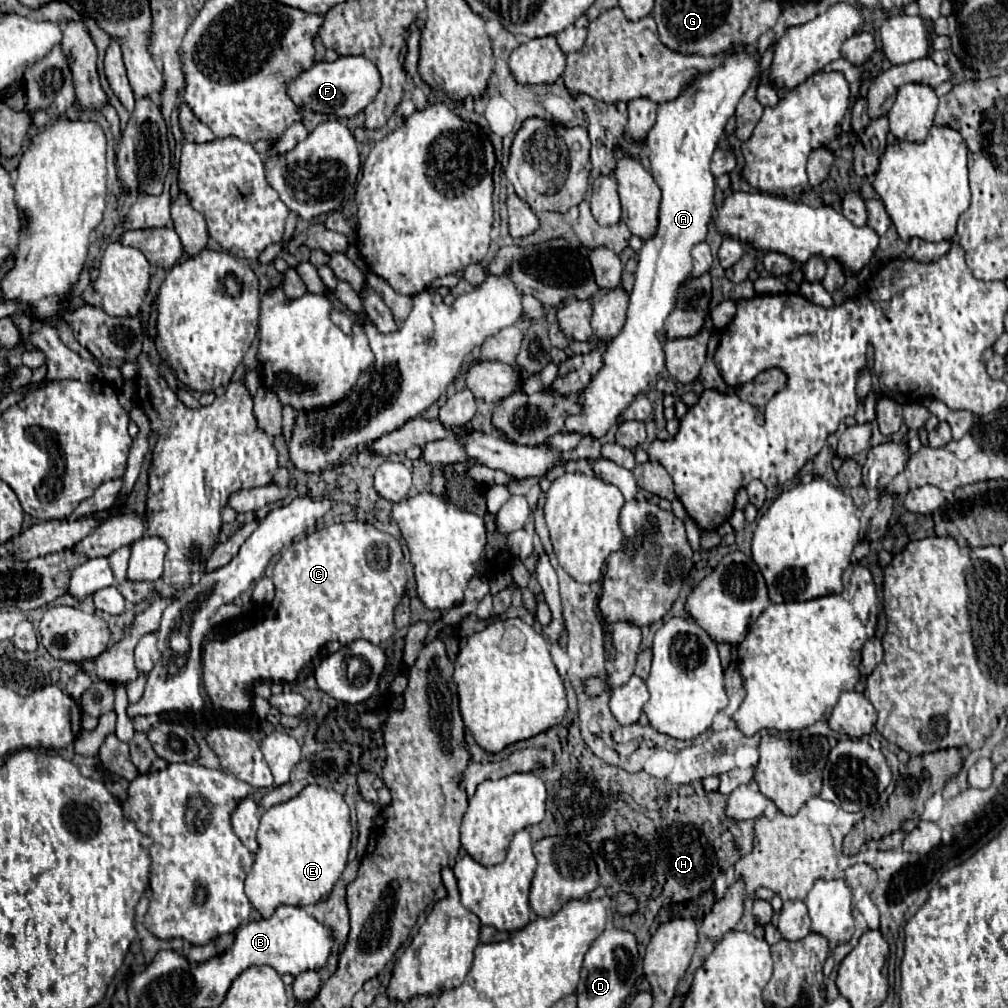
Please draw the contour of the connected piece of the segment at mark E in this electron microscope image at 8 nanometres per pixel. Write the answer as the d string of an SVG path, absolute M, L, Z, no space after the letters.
M306 785L290 801L270 807L268 811L264 811L260 819L260 827L256 833L258 851L246 877L246 895L250 903L260 911L262 917L270 917L280 905L306 907L318 903L332 891L332 887L340 879L346 867L350 839L352 839L352 827L348 817L348 805L342 793L334 789L326 789L320 785Z

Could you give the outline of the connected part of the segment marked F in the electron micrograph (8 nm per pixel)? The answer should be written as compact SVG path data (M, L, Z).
M338 57L334 63L320 61L314 63L308 71L302 71L296 79L286 85L288 97L306 111L314 113L334 113L336 117L354 117L362 111L380 89L380 73L372 61L366 57Z

